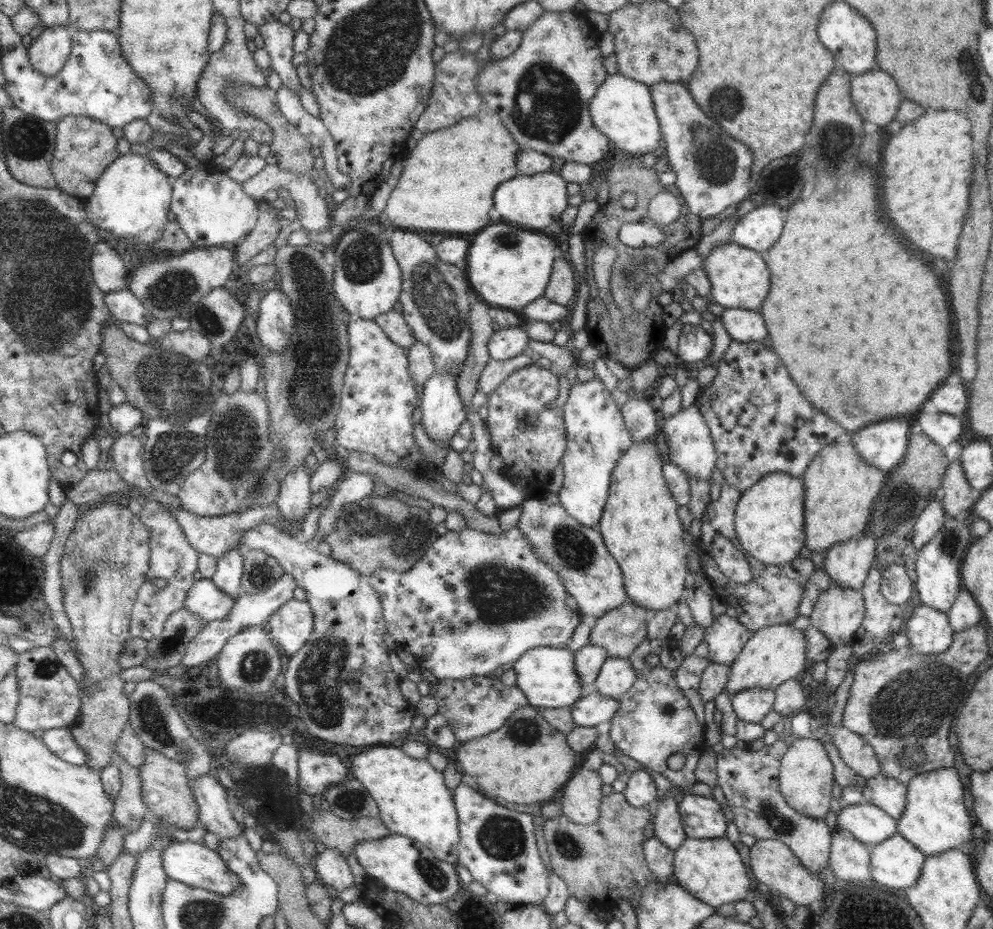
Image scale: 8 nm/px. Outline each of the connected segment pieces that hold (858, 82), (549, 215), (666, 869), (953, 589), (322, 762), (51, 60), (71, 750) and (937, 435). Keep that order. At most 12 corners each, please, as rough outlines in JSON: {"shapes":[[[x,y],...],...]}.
{"shapes":[[[883,70],[851,73],[855,110],[869,128],[890,128],[900,90]],[[518,175],[496,187],[493,207],[539,232],[568,208],[564,178]],[[655,836],[642,848],[650,872],[672,880],[675,851]],[[948,516],[920,547],[922,606],[945,614],[962,589],[960,566],[975,538]],[[298,754],[298,787],[306,794],[350,772],[337,756]],[[42,27],[27,41],[42,76],[56,76],[71,53],[71,31]],[[68,728],[44,731],[42,742],[58,758],[86,765],[88,753]],[[930,400],[916,414],[924,433],[941,447],[964,430],[964,417],[934,409]]]}

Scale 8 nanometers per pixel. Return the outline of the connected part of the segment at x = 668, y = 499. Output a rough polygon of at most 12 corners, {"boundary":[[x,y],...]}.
{"boundary":[[661,438],[612,471],[598,524],[629,600],[675,608],[690,574]]}

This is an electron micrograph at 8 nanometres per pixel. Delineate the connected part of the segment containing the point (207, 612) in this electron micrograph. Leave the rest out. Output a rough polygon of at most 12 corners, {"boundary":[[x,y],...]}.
{"boundary":[[200,579],[184,608],[208,622],[226,618],[235,598]]}

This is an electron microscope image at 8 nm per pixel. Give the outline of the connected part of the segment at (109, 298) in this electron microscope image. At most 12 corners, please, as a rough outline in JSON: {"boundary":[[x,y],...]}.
{"boundary":[[129,288],[105,293],[115,322],[146,327],[155,319]]}

